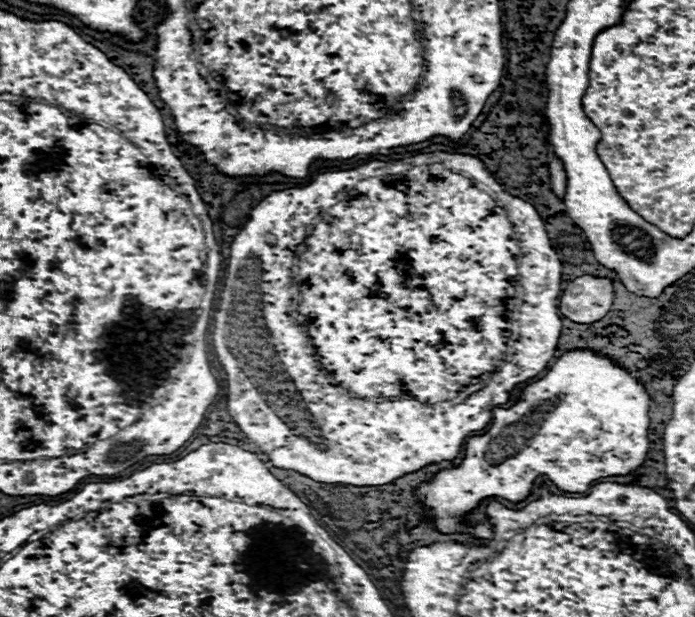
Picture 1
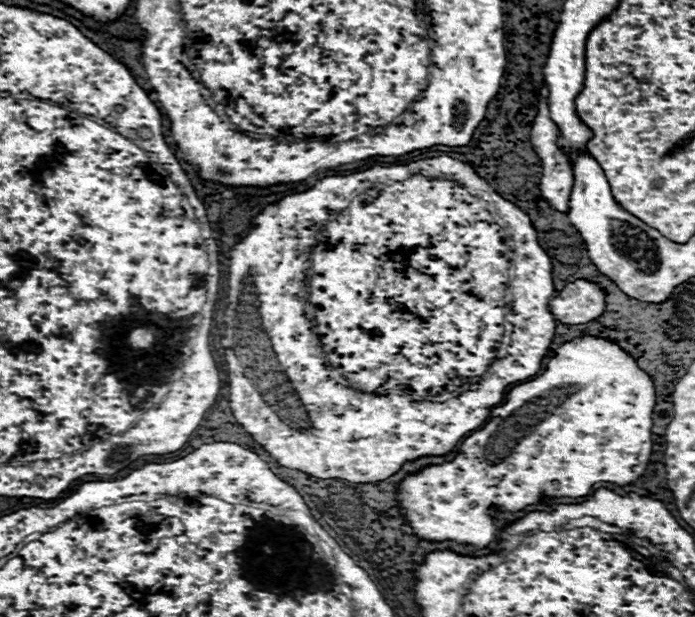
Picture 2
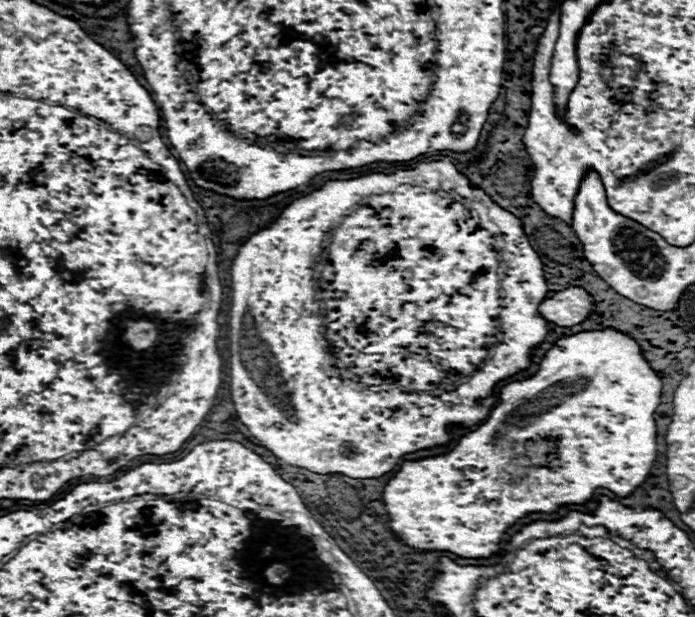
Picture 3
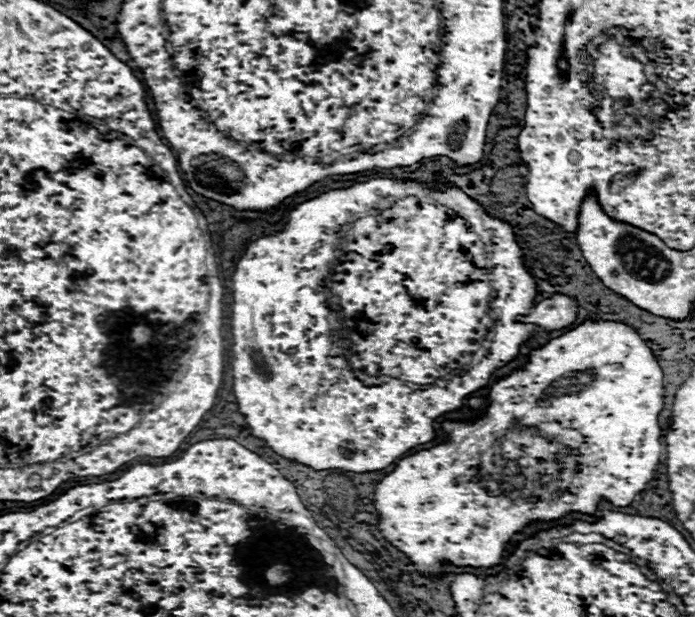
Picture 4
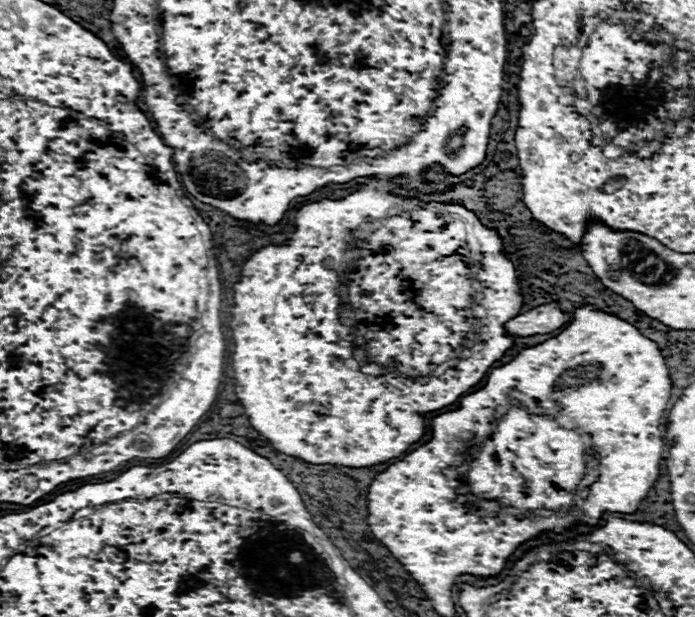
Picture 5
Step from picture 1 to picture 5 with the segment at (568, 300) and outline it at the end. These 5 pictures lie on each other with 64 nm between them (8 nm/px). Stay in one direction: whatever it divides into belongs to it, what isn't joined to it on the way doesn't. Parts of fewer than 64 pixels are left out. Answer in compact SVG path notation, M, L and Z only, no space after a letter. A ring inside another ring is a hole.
M542 304L526 314L514 316L504 324L506 334L510 336L534 336L548 334L568 322L568 314L560 310L558 304Z

